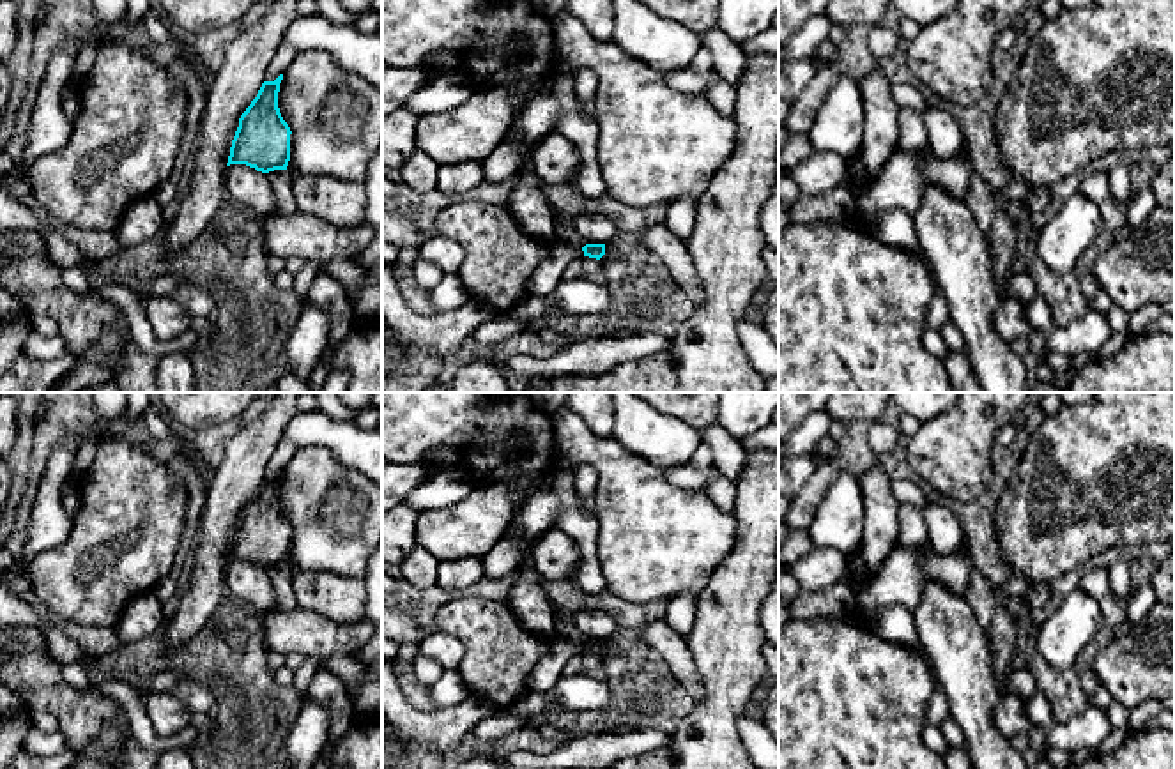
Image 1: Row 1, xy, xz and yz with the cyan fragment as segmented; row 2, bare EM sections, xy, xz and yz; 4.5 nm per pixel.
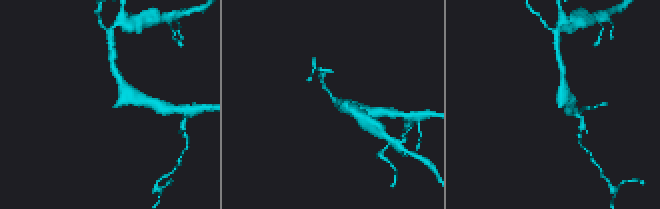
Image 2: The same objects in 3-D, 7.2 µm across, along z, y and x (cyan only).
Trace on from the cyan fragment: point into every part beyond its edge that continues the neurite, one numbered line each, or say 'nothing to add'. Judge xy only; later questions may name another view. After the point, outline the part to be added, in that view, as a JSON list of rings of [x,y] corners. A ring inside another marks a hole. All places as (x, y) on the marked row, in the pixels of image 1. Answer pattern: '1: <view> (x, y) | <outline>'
nothing to add

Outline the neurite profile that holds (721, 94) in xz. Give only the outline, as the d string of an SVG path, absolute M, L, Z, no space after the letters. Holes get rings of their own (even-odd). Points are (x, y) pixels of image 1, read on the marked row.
M717 80L703 94L722 115L734 117L736 87L726 80Z

